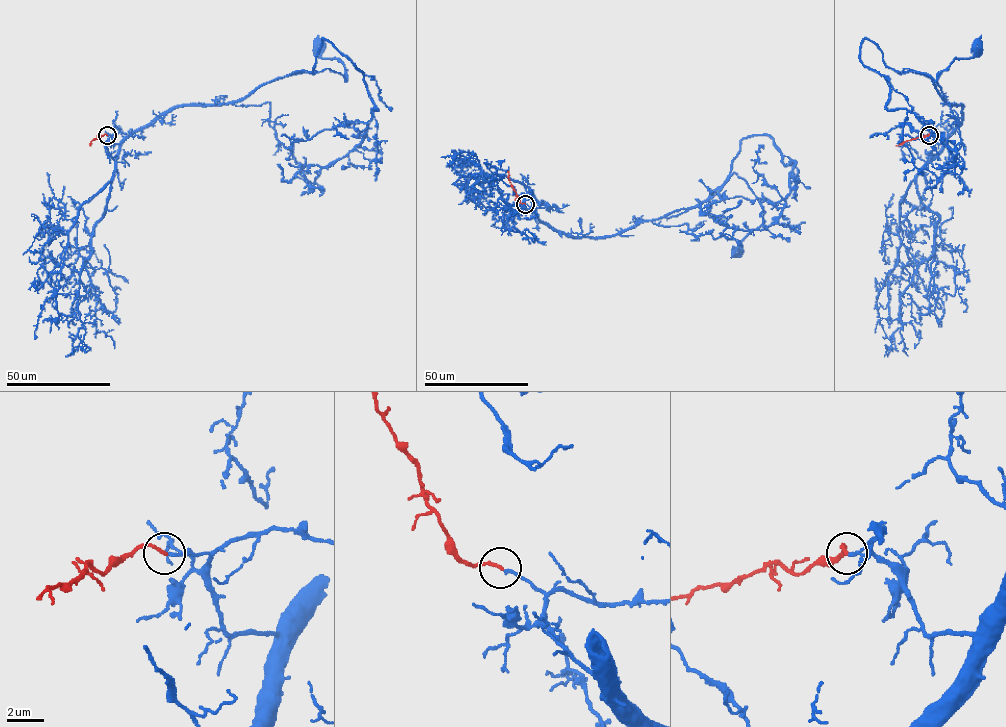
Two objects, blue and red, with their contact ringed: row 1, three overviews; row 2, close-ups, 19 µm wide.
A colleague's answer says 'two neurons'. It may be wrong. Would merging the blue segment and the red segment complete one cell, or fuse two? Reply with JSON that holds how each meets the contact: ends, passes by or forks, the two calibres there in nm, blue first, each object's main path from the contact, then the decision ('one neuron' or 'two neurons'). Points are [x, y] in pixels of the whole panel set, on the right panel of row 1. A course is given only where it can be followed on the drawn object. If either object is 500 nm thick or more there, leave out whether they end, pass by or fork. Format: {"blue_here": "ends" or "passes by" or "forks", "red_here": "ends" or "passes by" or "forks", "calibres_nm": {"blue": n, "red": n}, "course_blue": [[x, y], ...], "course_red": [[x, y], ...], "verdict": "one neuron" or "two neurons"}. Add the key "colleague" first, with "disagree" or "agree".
{"colleague": "disagree", "blue_here": "ends", "red_here": "ends", "calibres_nm": {"blue": 150, "red": 180}, "course_blue": [[929, 135], [943, 143], [962, 106], [923, 74], [898, 72], [937, 80], [977, 44]], "course_red": [[929, 135], [895, 146]], "verdict": "one neuron"}

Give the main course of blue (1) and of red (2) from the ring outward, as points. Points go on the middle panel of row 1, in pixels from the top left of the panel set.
1: (525, 204), (558, 232), (614, 236), (701, 205), (735, 173), (764, 212), (762, 223), (738, 252)
2: (525, 204), (516, 196), (508, 170)

